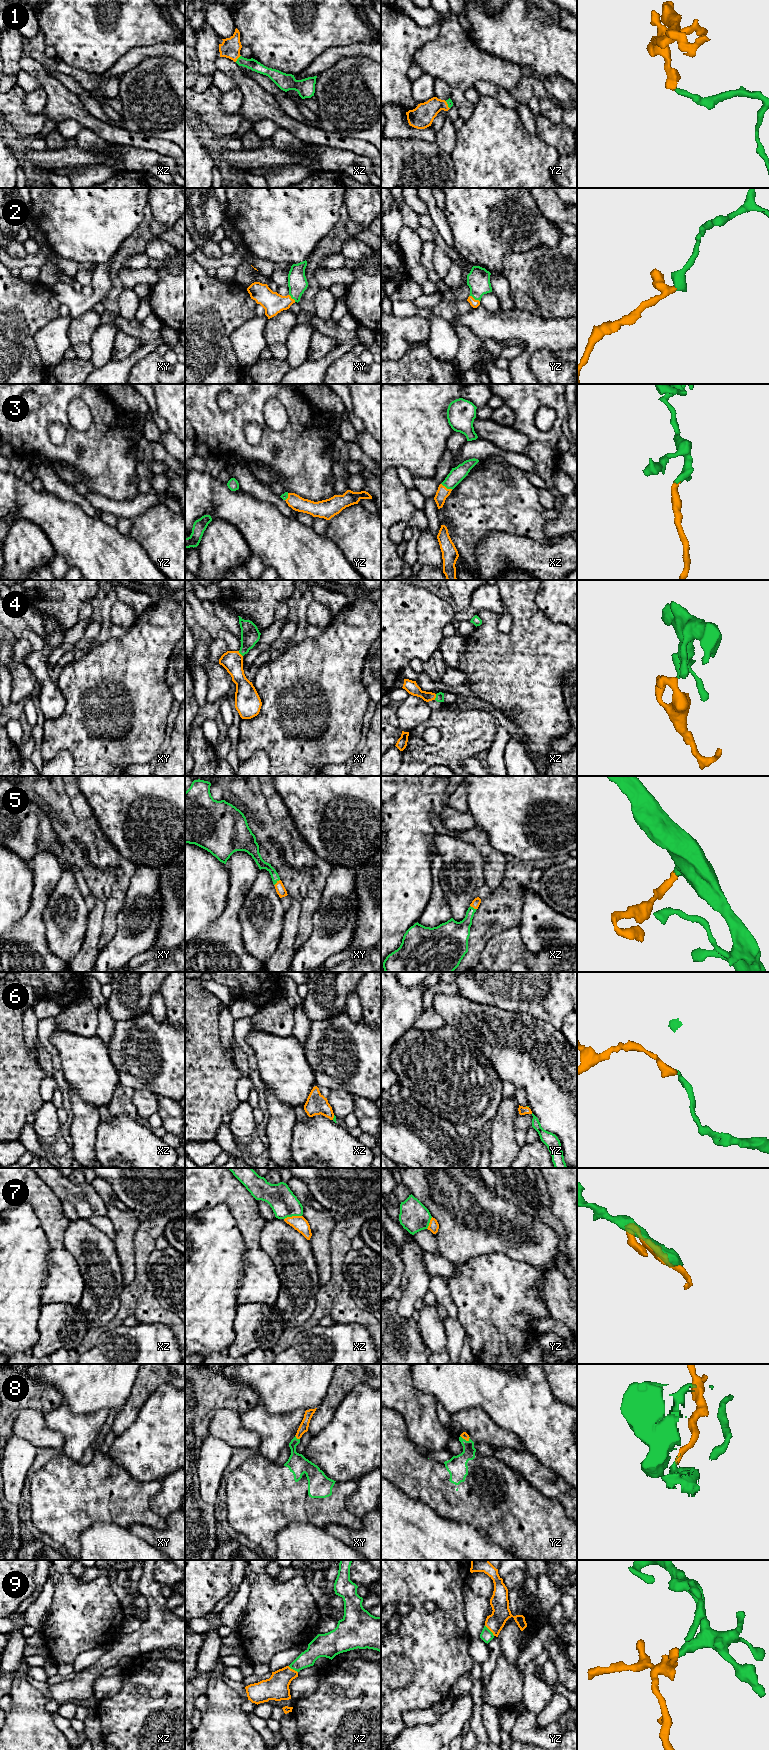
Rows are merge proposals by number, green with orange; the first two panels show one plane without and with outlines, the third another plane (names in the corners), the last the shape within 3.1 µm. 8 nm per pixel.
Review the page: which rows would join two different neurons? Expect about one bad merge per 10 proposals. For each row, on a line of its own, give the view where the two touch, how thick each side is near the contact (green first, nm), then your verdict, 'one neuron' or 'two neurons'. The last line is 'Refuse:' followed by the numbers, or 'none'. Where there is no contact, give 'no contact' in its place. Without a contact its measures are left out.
1: xz | 90/160 nm | one neuron
2: yz | 190/70 nm | one neuron
3: xz | 120/100 nm | one neuron
4: xz | 60/100 nm | one neuron
5: xy | 70/80 nm | one neuron
6: xz | 30/170 nm | one neuron
7: xz | 220/120 nm | two neurons
8: xy | 160/70 nm | one neuron
9: yz | 100/150 nm | one neuron
Refuse: 7

